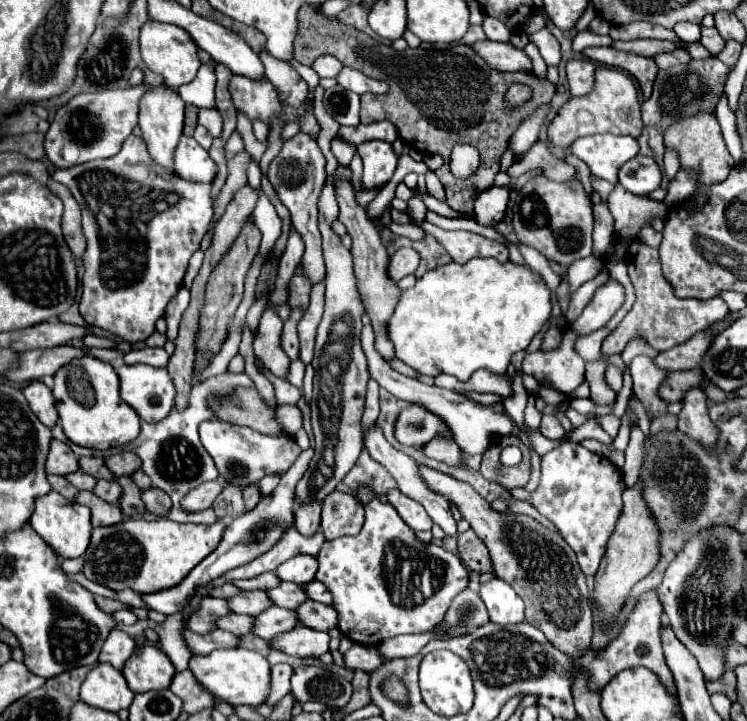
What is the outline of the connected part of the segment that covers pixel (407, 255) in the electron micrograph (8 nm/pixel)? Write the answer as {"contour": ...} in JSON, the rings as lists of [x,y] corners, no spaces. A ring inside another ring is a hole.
{"contour":[[[401,248],[395,254],[391,254],[389,258],[389,268],[387,268],[387,276],[397,282],[401,278],[405,278],[407,274],[413,274],[419,266],[419,254],[415,250],[409,248]]]}

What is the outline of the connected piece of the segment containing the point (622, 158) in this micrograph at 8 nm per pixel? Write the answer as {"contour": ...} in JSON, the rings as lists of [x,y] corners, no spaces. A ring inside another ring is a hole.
{"contour":[[[615,134],[585,136],[573,144],[573,154],[589,166],[593,176],[615,184],[619,168],[639,154],[639,142]]]}

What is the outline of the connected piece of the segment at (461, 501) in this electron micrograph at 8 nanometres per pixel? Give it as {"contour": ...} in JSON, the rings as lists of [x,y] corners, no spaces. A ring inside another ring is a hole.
{"contour":[[[421,466],[421,476],[431,490],[455,502],[463,518],[485,542],[493,560],[495,574],[507,584],[511,584],[523,598],[527,622],[537,626],[547,636],[547,640],[567,656],[577,658],[581,656],[581,652],[589,650],[593,634],[593,610],[585,584],[585,574],[581,572],[571,546],[557,532],[547,530],[529,516],[513,512],[495,512],[487,504],[487,500],[481,498],[465,482],[459,482],[447,474],[435,472],[425,466]]]}

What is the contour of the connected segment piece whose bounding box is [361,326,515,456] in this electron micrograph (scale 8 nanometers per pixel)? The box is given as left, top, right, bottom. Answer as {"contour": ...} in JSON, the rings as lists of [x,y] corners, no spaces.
{"contour":[[[363,326],[363,330],[361,330],[361,344],[363,344],[363,352],[367,356],[369,376],[373,380],[377,380],[377,384],[381,388],[385,388],[387,392],[391,392],[393,396],[397,396],[401,400],[407,400],[407,402],[421,404],[421,406],[429,408],[433,414],[441,416],[445,420],[445,424],[451,428],[451,432],[455,434],[455,442],[461,448],[461,454],[467,454],[467,456],[483,454],[489,448],[489,442],[491,442],[489,436],[491,434],[503,432],[503,436],[509,436],[513,432],[515,422],[505,412],[495,412],[491,406],[483,406],[479,402],[467,400],[465,396],[461,396],[457,392],[451,392],[451,390],[445,390],[445,388],[437,388],[437,386],[427,386],[427,384],[423,384],[423,382],[415,380],[415,378],[407,378],[407,376],[395,372],[381,358],[381,354],[375,352],[375,334],[373,334],[373,328],[371,326]]]}

